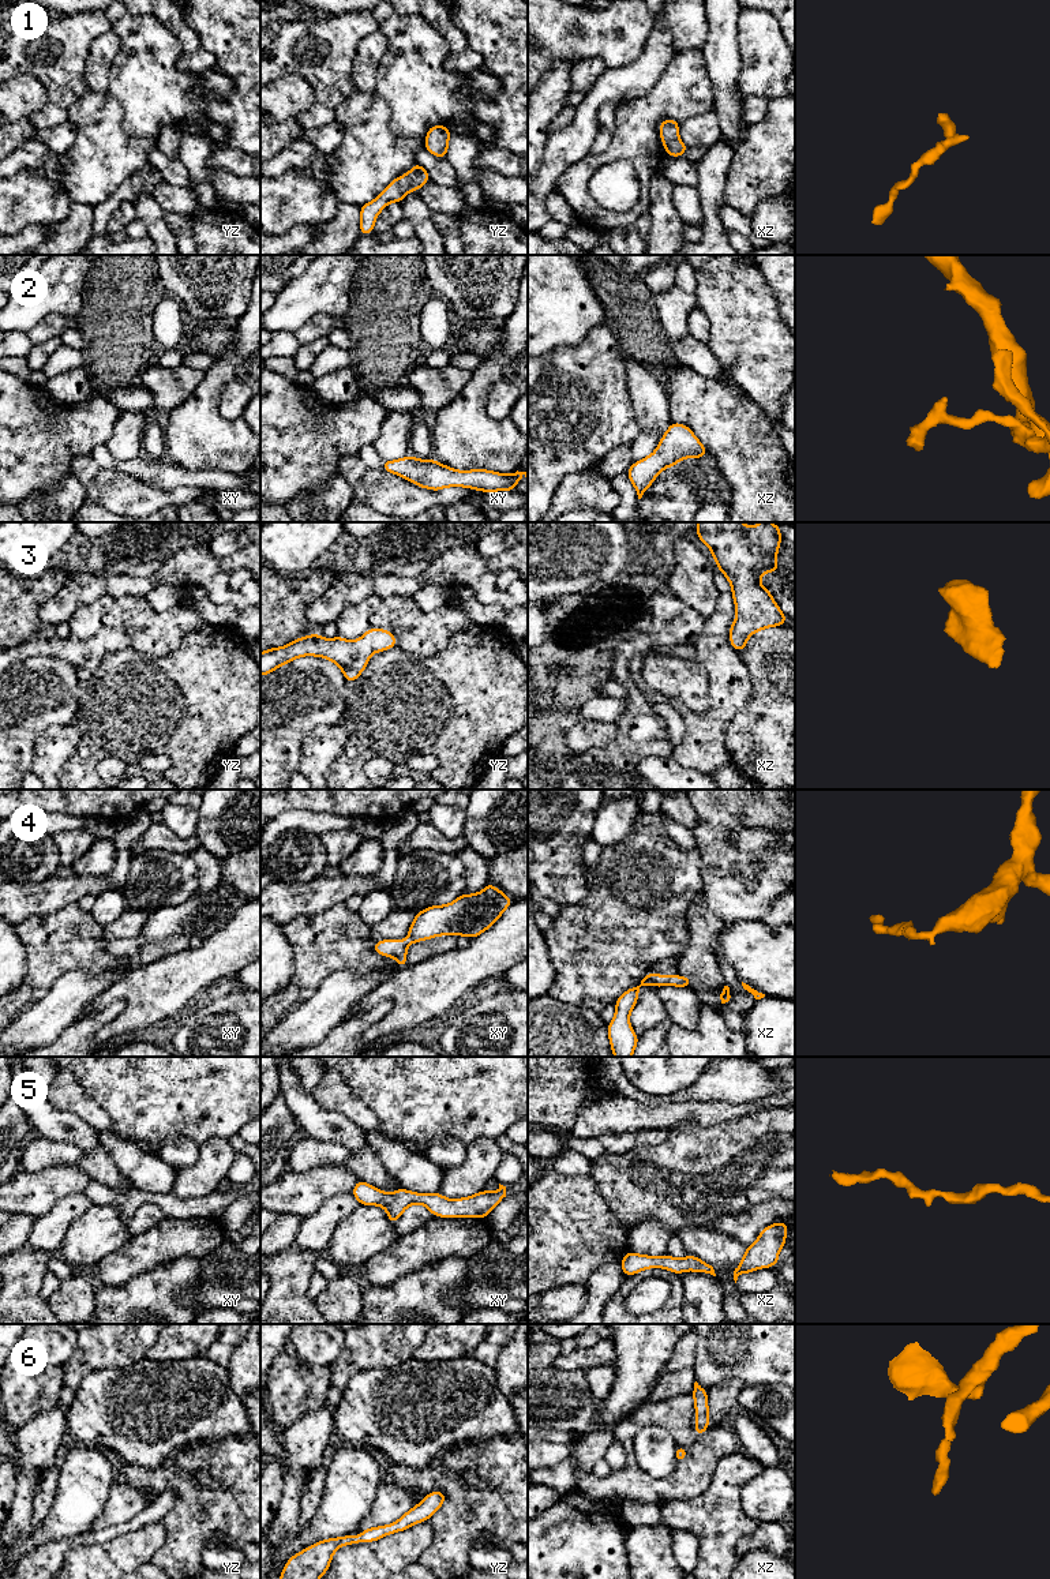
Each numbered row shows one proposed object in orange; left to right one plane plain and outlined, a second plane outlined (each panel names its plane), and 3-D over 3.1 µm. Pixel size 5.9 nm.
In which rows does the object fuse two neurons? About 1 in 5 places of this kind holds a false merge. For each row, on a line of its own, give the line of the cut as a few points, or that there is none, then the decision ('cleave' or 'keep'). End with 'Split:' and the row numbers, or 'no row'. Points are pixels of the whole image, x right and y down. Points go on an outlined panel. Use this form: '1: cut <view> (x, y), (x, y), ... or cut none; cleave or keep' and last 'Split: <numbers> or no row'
1: cut none; keep
2: cut none; keep
3: cut none; keep
4: cut none; keep
5: cut none; keep
6: cut none; keep
Split: no row

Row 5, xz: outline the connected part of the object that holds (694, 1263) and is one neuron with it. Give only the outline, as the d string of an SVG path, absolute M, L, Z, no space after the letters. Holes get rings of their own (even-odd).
M629 1250L620 1264L625 1276L638 1274L646 1268L665 1268L676 1275L691 1269L694 1272L705 1272L716 1276L710 1264L693 1254L687 1254L685 1259L674 1259L668 1253L661 1257L653 1257L648 1254L637 1254Z

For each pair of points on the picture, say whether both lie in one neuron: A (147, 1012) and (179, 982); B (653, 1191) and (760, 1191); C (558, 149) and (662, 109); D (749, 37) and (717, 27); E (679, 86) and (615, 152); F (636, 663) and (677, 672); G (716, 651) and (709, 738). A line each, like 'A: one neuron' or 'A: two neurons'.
A: one neuron
B: one neuron
C: two neurons
D: two neurons
E: one neuron
F: two neurons
G: one neuron

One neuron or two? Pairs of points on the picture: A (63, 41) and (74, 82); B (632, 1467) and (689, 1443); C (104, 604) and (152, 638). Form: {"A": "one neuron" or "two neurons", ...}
{"A": "one neuron", "B": "one neuron", "C": "one neuron"}

